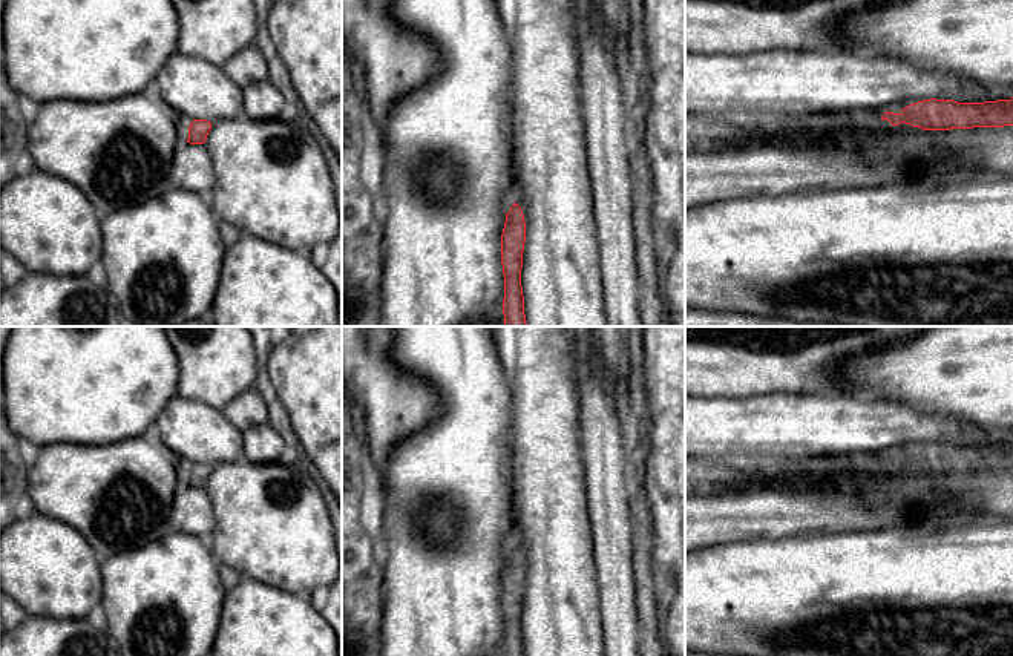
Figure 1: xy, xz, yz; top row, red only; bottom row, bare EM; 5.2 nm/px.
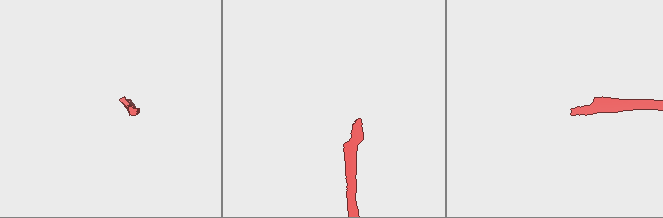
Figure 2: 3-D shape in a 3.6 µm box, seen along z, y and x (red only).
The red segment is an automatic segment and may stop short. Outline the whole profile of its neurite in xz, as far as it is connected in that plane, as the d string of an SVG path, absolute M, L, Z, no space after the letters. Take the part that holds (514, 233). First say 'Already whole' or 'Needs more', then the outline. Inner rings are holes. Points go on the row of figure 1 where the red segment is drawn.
Already whole. M513 202L510 210L506 213L506 222L501 235L501 264L504 274L504 326L527 326L521 287L524 242L524 215L521 207Z

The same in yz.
Needs more. M1013 98L984 103L958 103L953 100L924 100L906 106L900 113L893 112L869 112L851 113L844 116L828 116L818 121L786 123L783 126L749 127L752 139L749 147L835 147L838 138L849 133L881 133L898 124L910 124L923 130L952 130L973 127L1004 127L1013 126Z

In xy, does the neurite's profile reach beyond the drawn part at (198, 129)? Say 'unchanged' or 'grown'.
grown

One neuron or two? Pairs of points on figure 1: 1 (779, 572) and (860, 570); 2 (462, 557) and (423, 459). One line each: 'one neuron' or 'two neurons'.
1: one neuron
2: one neuron

